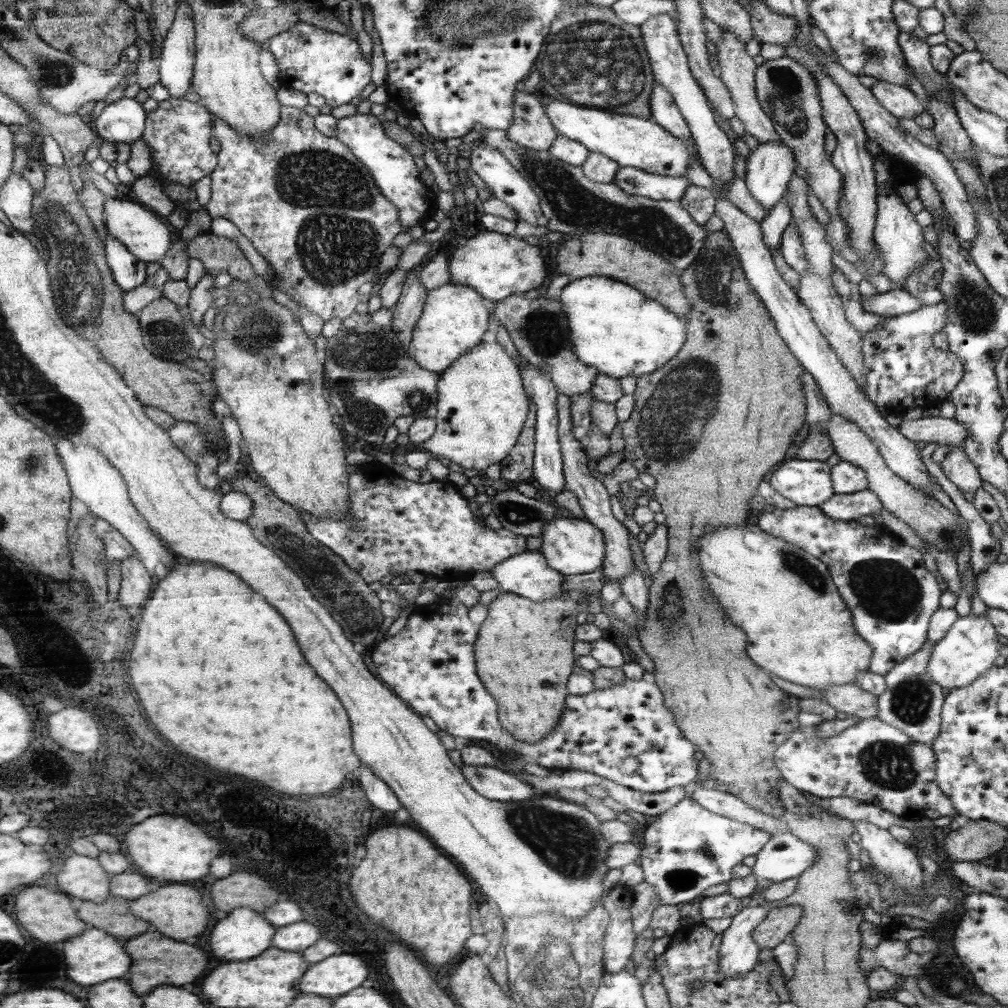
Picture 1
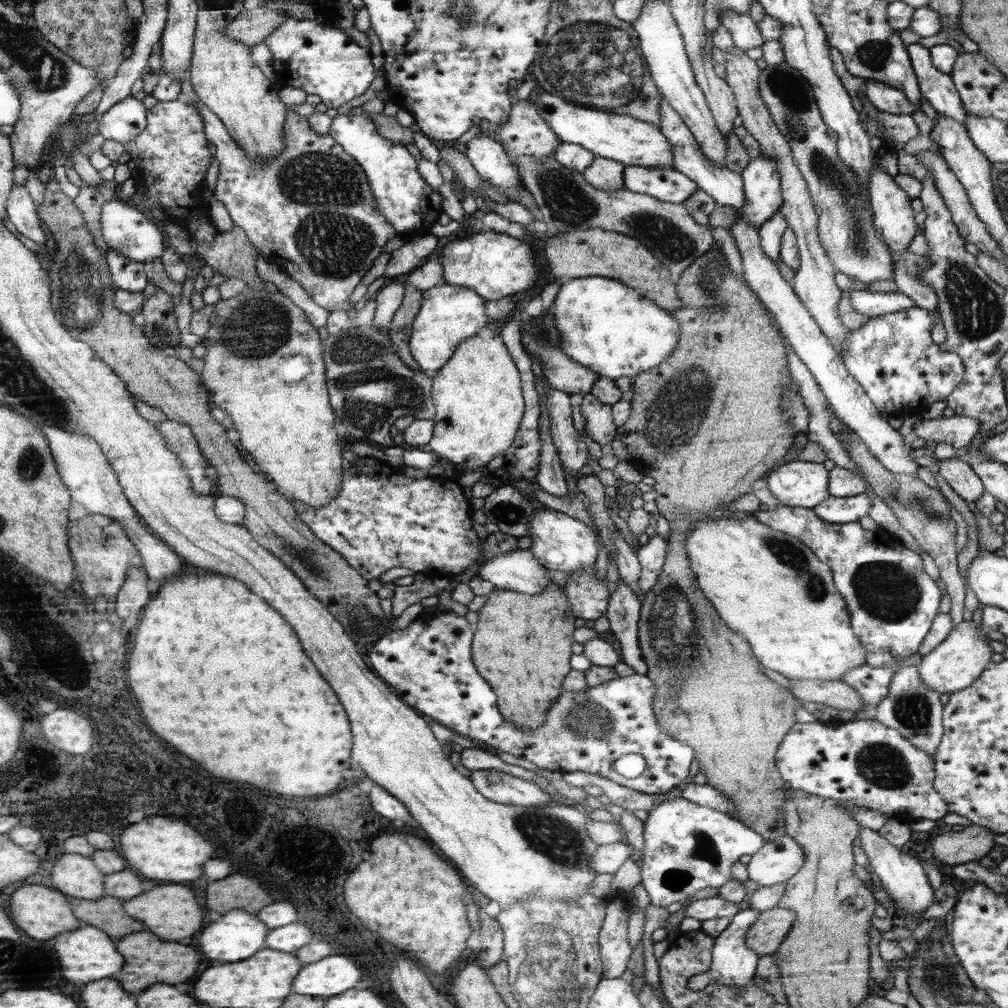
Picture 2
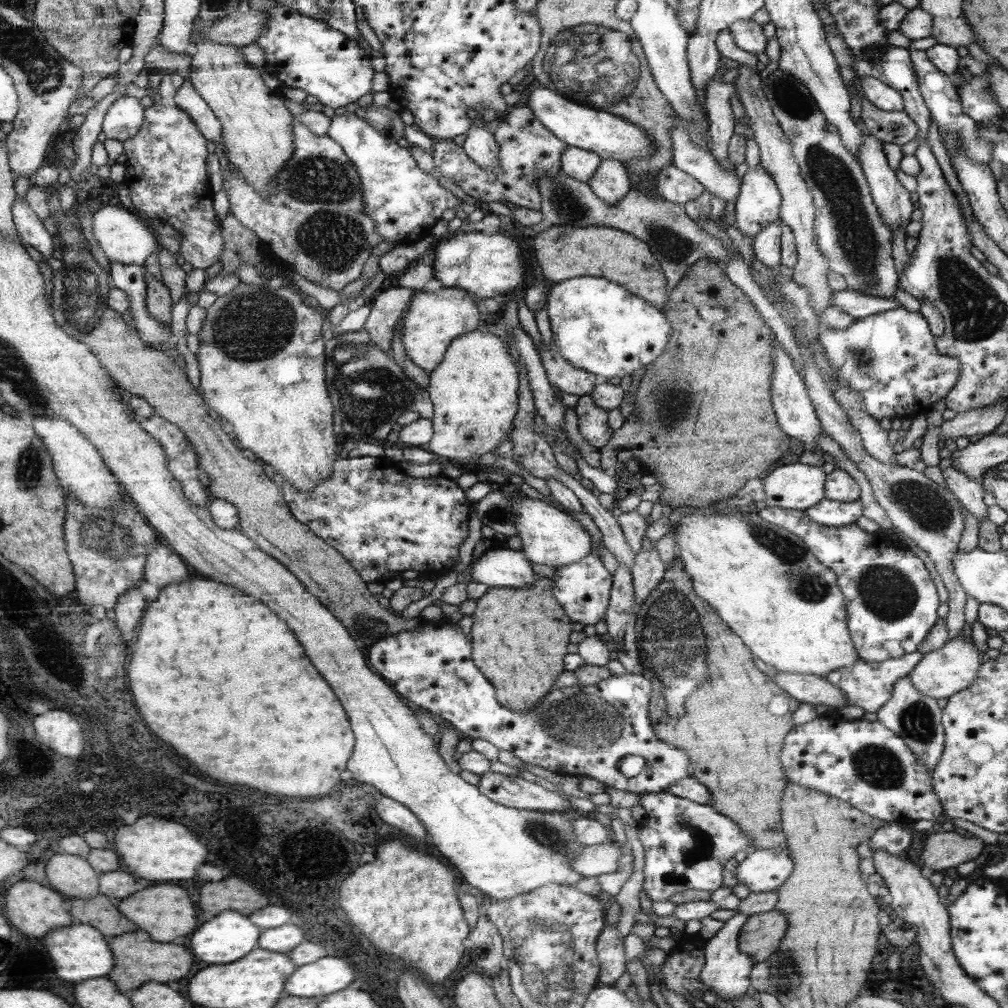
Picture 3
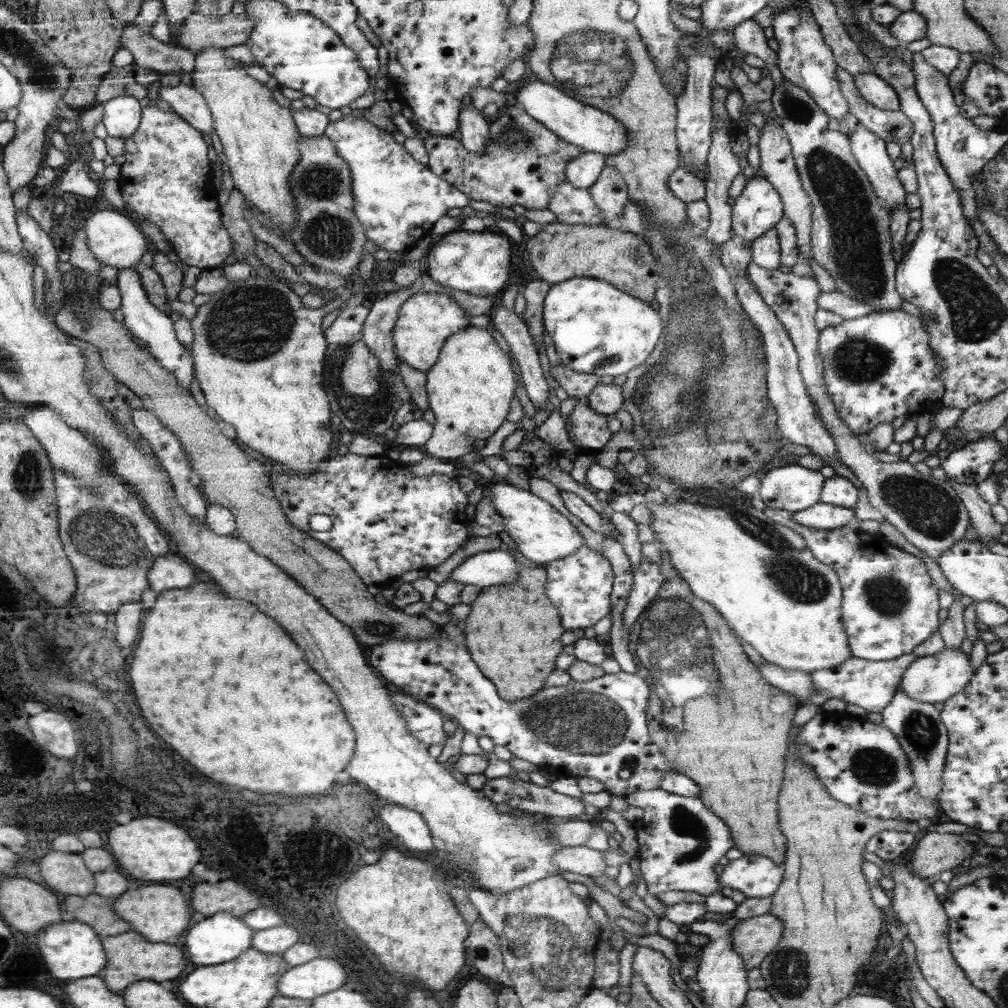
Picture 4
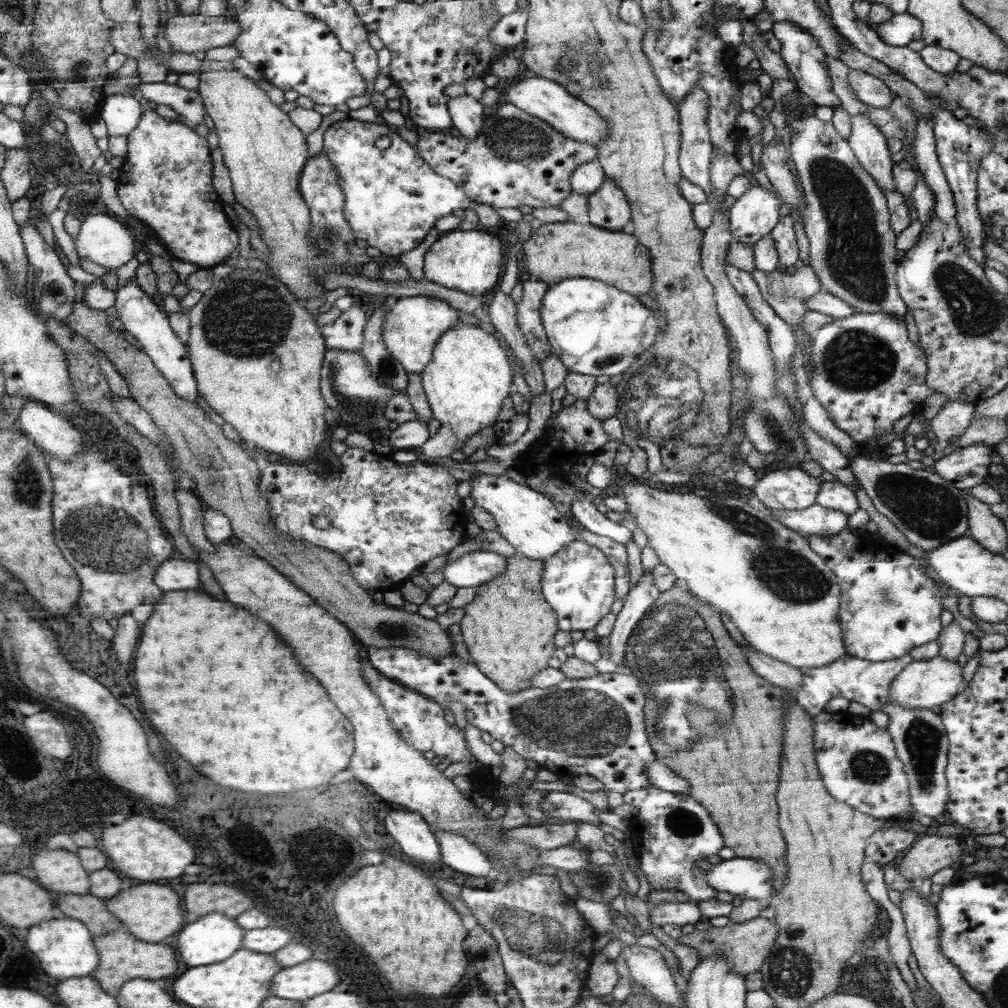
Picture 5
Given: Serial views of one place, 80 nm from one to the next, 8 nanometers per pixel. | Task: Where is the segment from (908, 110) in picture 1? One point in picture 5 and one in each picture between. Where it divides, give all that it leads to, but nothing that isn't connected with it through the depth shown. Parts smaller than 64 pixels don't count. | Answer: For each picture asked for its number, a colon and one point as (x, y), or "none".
2: (885, 98)
3: (884, 97)
4: (880, 94)
5: (870, 90)

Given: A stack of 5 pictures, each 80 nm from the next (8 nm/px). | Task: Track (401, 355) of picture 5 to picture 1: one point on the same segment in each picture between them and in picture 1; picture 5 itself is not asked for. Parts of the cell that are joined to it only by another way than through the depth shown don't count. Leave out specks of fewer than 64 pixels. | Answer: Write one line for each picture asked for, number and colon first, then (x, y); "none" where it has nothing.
1: (455, 319)
2: (450, 314)
3: (433, 320)
4: (426, 320)

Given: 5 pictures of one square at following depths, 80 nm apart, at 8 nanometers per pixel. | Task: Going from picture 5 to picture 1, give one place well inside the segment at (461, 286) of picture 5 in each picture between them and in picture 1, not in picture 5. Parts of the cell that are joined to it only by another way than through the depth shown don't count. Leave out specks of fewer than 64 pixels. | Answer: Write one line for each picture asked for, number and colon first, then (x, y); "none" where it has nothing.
1: (496, 265)
2: (495, 265)
3: (485, 264)
4: (478, 263)

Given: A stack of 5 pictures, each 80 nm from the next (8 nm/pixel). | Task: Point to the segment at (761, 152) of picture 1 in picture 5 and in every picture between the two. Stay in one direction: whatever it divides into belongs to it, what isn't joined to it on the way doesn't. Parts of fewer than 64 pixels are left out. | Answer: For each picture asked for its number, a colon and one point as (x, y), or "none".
2: (762, 183)
3: (759, 201)
4: (759, 208)
5: (754, 215)

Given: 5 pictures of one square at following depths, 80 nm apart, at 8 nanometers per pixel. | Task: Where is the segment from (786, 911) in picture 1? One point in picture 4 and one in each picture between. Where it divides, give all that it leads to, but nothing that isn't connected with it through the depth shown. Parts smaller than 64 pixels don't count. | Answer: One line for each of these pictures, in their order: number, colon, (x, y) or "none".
2: (766, 935)
3: (762, 936)
4: (755, 938)

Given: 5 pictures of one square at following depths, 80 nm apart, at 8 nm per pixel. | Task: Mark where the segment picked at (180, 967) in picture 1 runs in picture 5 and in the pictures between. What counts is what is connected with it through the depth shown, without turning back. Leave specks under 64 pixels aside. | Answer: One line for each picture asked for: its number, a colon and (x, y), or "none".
2: (151, 961)
3: (140, 959)
4: (132, 958)
5: (124, 957)

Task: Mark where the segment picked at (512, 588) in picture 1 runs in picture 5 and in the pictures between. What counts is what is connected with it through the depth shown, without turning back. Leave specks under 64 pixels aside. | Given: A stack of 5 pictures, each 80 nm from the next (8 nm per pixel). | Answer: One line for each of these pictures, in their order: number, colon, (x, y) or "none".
2: (520, 571)
3: (501, 567)
4: (496, 567)
5: (477, 568)

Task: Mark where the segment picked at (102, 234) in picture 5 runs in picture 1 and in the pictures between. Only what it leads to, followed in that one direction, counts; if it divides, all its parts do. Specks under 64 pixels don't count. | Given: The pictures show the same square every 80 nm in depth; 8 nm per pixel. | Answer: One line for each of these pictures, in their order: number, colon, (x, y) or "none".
1: (143, 232)
2: (128, 230)
3: (124, 238)
4: (114, 239)

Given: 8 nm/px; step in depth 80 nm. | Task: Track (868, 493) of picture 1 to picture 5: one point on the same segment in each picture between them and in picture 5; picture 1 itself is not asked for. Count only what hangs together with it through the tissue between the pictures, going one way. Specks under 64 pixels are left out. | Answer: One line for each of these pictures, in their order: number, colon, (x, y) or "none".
2: (843, 510)
3: (830, 513)
4: (822, 516)
5: (818, 520)

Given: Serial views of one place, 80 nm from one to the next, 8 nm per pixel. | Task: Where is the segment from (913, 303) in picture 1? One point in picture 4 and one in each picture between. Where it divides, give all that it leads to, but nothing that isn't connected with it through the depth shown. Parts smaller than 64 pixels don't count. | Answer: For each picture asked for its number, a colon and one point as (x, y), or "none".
2: (871, 304)
3: (857, 305)
4: (837, 302)

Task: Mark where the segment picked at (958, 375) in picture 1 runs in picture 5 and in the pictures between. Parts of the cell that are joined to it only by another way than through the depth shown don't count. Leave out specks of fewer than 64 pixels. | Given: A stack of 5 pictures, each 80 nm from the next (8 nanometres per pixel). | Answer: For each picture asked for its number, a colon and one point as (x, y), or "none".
2: (893, 357)
3: (890, 360)
4: (878, 367)
5: (866, 372)

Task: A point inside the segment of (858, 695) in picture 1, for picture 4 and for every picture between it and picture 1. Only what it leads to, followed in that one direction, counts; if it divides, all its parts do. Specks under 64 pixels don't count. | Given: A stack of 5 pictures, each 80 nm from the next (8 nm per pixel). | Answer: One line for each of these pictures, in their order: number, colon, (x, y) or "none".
2: (836, 694)
3: (806, 688)
4: (799, 684)

